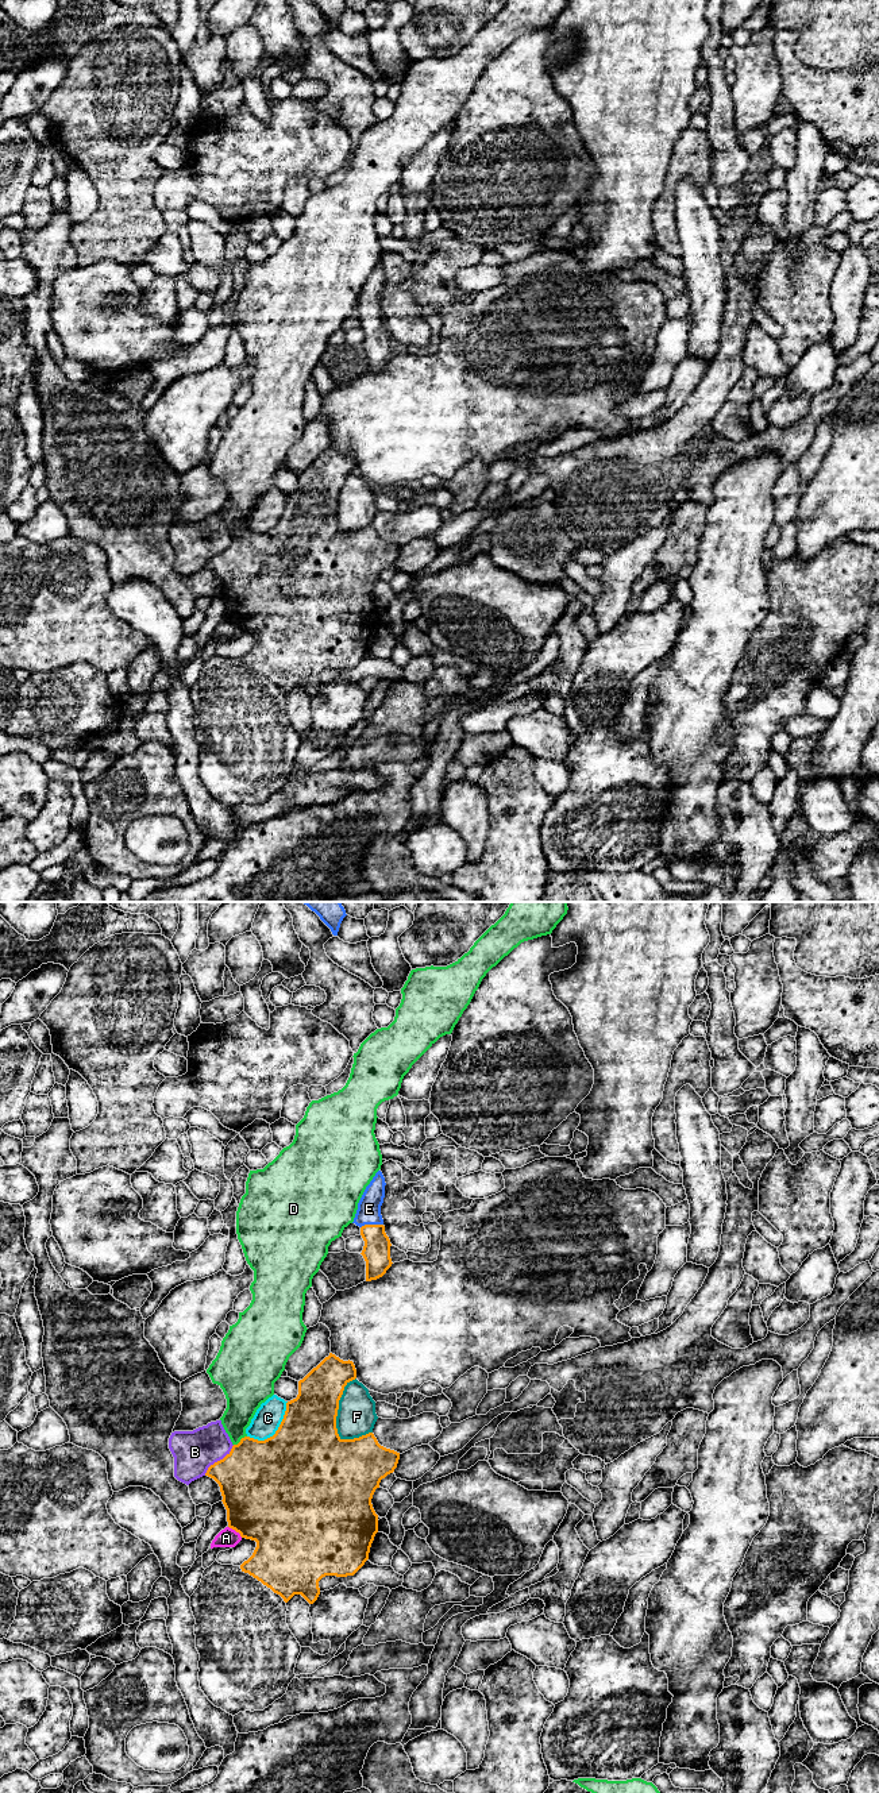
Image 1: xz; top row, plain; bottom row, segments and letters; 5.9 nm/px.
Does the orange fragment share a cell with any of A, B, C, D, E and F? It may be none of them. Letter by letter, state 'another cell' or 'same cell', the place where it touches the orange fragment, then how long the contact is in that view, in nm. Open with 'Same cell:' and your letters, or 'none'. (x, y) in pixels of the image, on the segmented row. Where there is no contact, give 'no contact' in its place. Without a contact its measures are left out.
Same cell: E
A: another cell; meets orange in xz at (235, 1530); contact 110 nm long
B: another cell; meets orange in xz at (218, 1461); contact 260 nm long
C: another cell; meets orange in xz at (276, 1431); contact 320 nm long
D: another cell; meets orange in xz at (241, 1441); contact 100 nm long
E: same cell; meets orange in xz at (371, 1225); contact 140 nm long
F: another cell; meets orange in xz at (338, 1408); contact 380 nm long

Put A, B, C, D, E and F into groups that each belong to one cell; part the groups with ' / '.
A / B / C / D / E / F

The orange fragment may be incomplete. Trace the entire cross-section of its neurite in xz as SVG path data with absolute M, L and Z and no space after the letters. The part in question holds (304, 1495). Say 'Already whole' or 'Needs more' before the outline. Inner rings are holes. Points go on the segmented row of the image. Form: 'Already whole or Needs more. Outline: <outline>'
Already whole. Outline: M329 1353L298 1381L298 1395L286 1403L284 1419L273 1437L265 1441L242 1438L205 1473L220 1487L228 1527L242 1538L257 1542L252 1555L240 1565L242 1572L279 1595L285 1603L294 1595L301 1595L313 1604L320 1595L319 1581L323 1577L354 1576L369 1559L371 1543L378 1532L378 1515L371 1499L381 1480L397 1468L400 1453L381 1446L373 1433L354 1439L339 1437L336 1428L339 1400L344 1387L355 1379L354 1362Z

